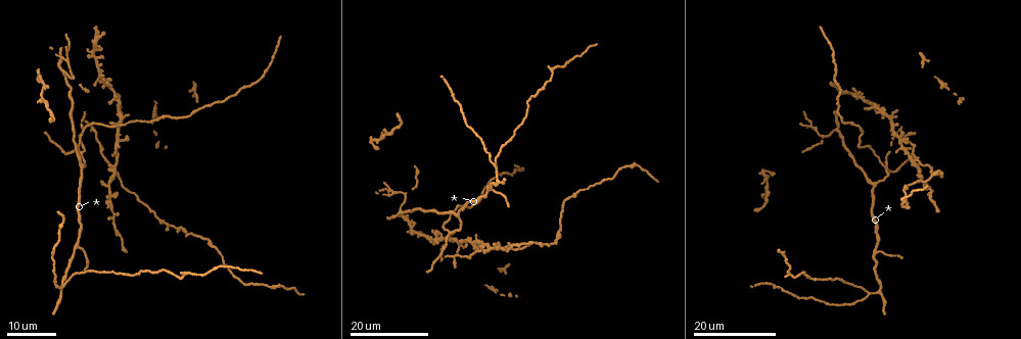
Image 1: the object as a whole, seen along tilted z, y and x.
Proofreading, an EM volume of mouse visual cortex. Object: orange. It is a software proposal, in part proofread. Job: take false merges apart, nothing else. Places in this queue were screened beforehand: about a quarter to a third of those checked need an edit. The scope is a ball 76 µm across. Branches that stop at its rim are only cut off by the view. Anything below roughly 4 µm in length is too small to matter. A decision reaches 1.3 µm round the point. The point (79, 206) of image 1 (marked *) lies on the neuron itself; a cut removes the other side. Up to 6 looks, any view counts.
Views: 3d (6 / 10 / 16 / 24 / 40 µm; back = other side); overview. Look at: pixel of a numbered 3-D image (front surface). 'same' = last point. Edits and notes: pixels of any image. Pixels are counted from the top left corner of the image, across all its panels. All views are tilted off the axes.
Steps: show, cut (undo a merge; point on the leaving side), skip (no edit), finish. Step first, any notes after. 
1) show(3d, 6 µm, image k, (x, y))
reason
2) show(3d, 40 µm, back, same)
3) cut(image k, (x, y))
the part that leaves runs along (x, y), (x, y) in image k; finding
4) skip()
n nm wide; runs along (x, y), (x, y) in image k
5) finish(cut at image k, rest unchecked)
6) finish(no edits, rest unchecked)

show(3d, 24 µm, image 1, (122, 142))
arms run side by side

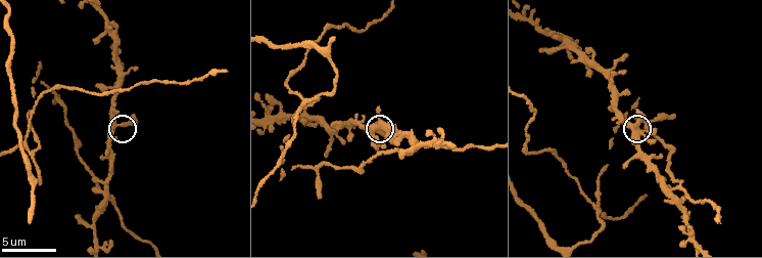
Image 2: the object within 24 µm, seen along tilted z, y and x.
show(3d, 6 µm, image 2, (637, 127))

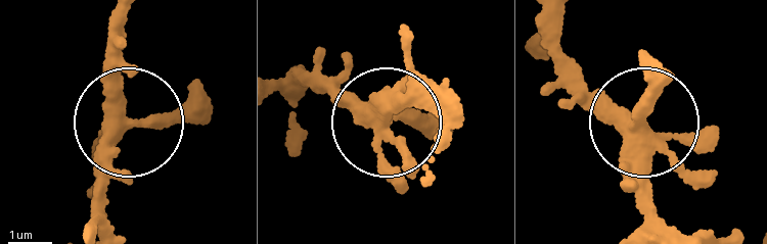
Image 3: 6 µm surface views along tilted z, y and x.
skip()
side arm 20 µm; 5 arms; all the same neuron

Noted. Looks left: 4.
show(3d, 10 µm, image 2, (32, 152))
three-way junction

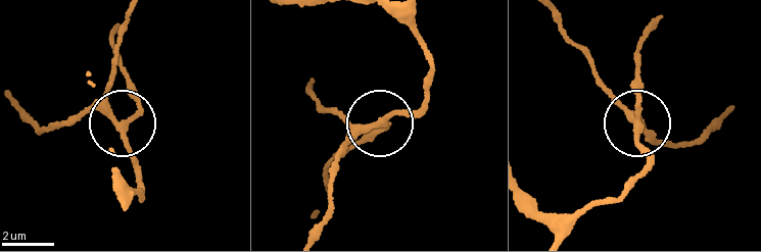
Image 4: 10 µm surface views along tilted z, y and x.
skip()
3 arms; all the same neuron

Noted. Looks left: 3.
show(3d, 16 µm, image 1, (869, 295))
three-way junction

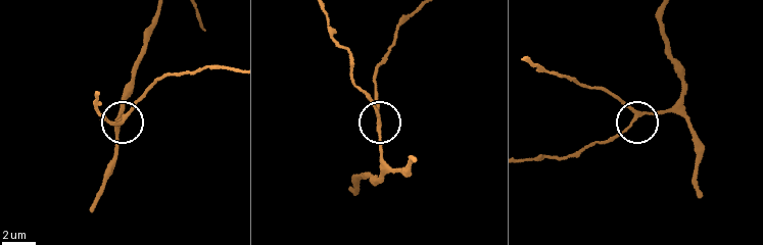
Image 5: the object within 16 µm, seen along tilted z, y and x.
show(3d, 6 µm, image 5, (379, 124))

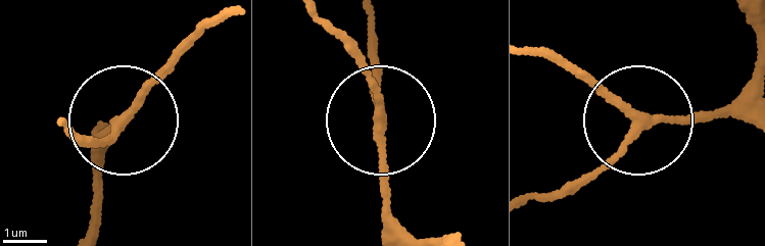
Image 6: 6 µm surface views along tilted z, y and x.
show(3d, 6 µm, back, image 6, (638, 128))

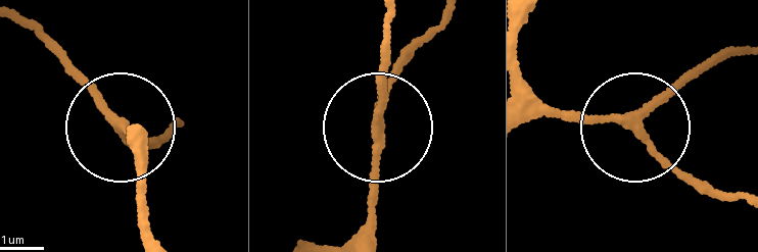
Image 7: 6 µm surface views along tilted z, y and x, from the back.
skip()
180 nm wide; runs along (526, 90), (555, 109), (621, 118), (709, 194) in image 7; one neuron here

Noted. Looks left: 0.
finish(no edits, rest unchecked)

